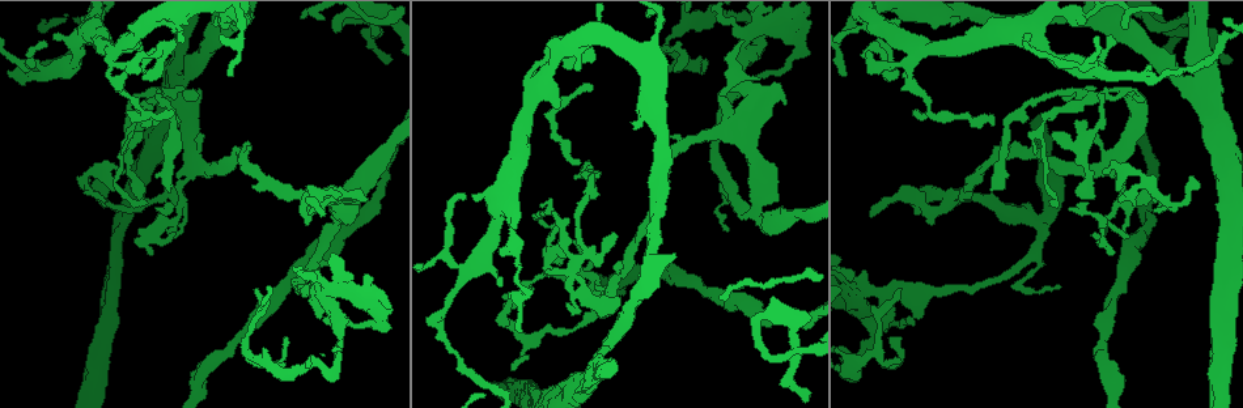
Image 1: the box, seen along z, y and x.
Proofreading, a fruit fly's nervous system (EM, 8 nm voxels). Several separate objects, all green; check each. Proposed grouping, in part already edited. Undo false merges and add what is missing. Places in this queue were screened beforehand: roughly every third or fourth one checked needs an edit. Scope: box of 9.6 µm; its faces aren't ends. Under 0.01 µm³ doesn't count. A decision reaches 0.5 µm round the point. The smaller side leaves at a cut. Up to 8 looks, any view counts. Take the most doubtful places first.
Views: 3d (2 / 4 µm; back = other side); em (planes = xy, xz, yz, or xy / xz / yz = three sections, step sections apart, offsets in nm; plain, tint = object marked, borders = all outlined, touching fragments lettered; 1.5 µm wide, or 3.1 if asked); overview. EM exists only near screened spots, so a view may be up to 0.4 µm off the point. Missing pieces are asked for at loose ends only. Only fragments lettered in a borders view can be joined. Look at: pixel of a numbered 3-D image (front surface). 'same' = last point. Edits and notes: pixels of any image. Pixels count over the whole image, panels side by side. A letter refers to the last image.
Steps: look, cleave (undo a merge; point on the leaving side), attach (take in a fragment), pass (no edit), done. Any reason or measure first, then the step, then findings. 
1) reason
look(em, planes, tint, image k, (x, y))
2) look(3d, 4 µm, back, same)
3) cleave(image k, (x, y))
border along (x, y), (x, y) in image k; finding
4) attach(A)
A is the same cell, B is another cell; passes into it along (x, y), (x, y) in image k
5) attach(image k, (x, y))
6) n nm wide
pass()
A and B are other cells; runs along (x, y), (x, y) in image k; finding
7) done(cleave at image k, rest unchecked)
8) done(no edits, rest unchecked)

four or more arms meet
look(em, planes, borders, image 1, (153, 96))

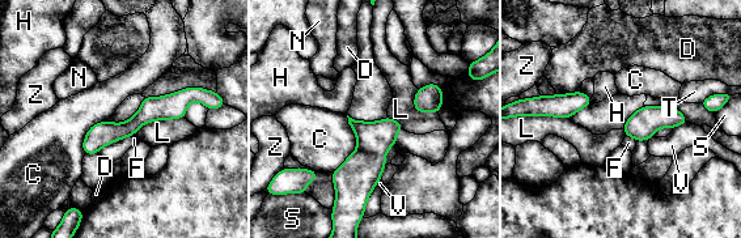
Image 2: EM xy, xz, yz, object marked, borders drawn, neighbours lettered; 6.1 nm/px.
pass()
C, D, F, H, L, N, S, T, V and Z are other cells; runs along (181, 106), (155, 107), (87, 151) in image 2; all the same cell

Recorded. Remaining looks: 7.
two arms at a narrow angle
look(em, xy, step 4, tint, image 1, (876, 69))

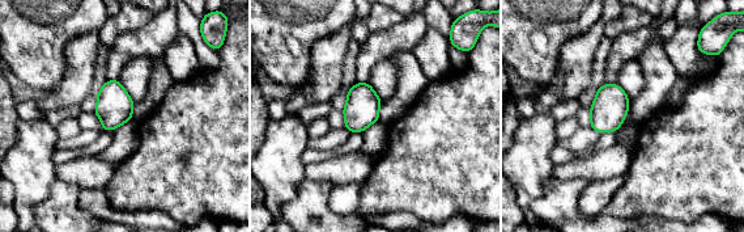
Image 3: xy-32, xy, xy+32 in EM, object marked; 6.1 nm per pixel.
look(em, planes, borders, same)

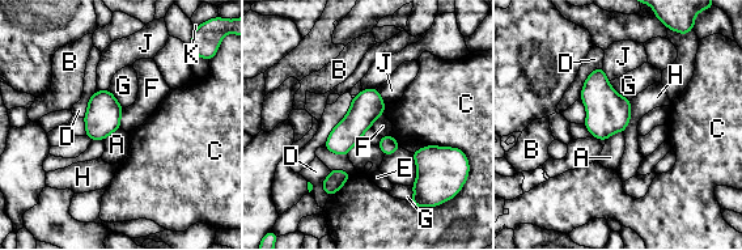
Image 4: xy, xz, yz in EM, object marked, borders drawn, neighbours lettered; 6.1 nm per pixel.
pass()
A, B, C, D, E, F, G, H, J and K are other cells; border along (622, 131), (615, 131), (606, 140) in image 4; continuous, no second cell

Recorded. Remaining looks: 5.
calibre changes
look(em, planes, tint, image 1, (1178, 31))

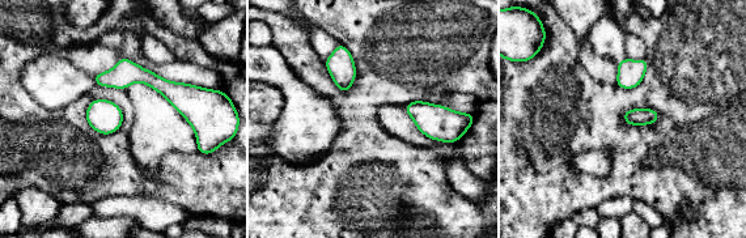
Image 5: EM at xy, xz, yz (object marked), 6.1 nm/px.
what lies round it
look(em, planes, borders, same)

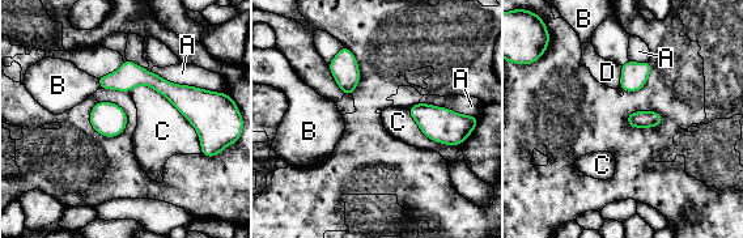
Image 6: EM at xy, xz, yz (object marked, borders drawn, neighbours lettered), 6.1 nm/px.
pass()
A, B, C and D are other cells; border along (96, 79), (100, 86) in image 6; all the same cell

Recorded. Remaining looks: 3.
three-way junction
look(em, xy, step 8, tint, image 1, (251, 357))

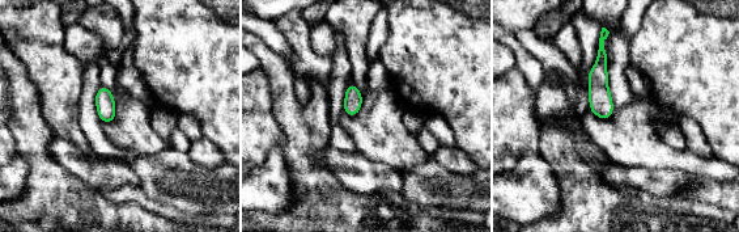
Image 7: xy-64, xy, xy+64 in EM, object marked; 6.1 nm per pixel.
cut it another way
look(em, planes, tint, same)

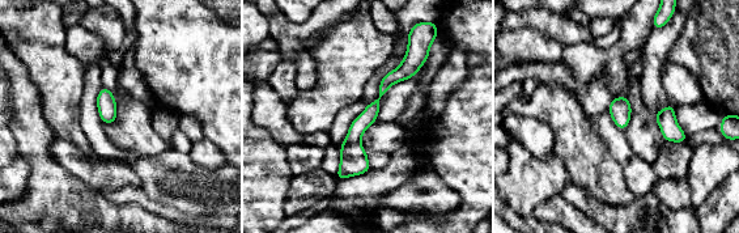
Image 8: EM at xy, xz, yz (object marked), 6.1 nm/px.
look(em, planes, borders, same)

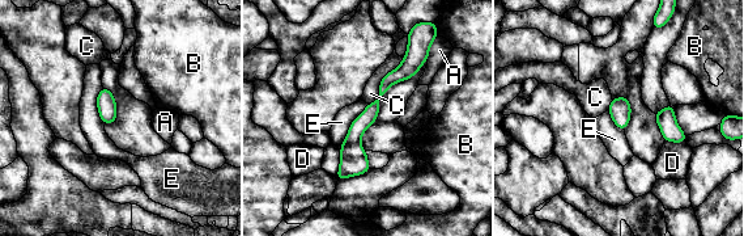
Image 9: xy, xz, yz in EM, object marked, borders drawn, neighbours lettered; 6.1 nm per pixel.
C touches over 360 nm
pass()
A, B, C, D and E are other cells; runs along (420, 59), (383, 87), (340, 176) in image 9; continuous, no second cell

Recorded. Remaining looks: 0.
done(no edits, rest unchecked)

